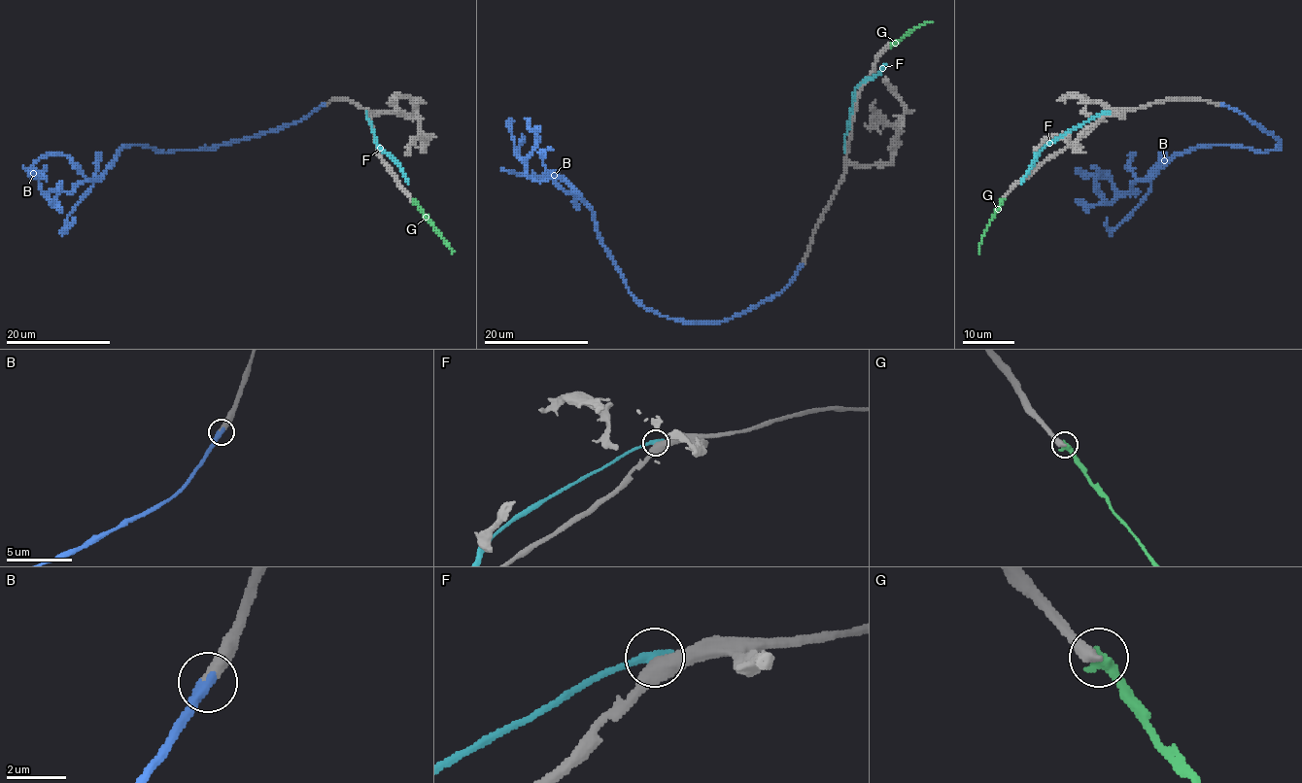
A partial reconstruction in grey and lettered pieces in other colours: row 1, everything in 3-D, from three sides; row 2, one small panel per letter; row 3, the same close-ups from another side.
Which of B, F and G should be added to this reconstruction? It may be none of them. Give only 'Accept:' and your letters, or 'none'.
Accept: B

